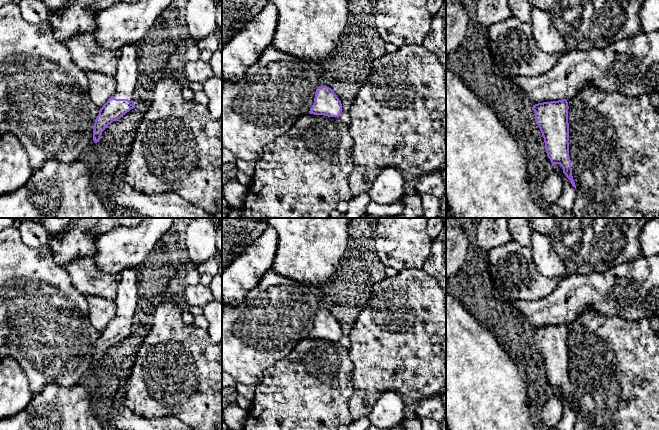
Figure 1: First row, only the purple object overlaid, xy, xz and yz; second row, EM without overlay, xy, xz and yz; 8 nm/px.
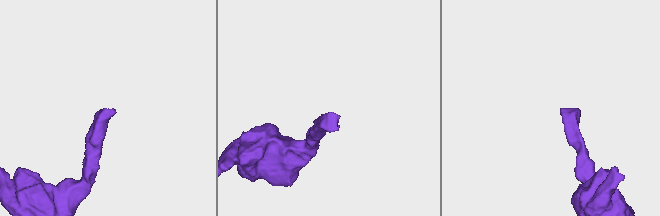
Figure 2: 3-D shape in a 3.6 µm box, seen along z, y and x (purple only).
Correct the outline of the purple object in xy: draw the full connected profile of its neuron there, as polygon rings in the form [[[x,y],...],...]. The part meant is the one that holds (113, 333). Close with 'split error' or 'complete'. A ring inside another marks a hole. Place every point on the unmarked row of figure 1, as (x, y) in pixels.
[[[136,268],[125,269],[119,273],[120,282],[115,299],[116,312],[112,320],[100,332],[94,347],[93,365],[99,366],[102,356],[113,345],[135,332],[132,325],[133,317],[138,303],[138,275]]] | split error

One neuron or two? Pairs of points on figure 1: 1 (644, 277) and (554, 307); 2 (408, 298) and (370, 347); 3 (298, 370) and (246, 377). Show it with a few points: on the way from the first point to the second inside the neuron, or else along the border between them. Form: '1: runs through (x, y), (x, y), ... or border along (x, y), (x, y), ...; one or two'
1: runs through (622, 291), (576, 294); one
2: runs through (404, 311), (399, 323), (383, 339); one
3: border along (279, 359), (263, 372), (262, 379), (254, 386); two

